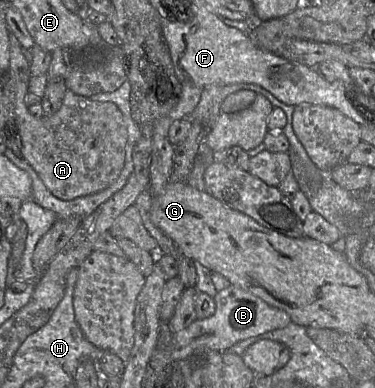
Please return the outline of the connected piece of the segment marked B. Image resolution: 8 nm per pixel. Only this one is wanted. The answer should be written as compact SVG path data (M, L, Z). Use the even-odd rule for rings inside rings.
M235 287L221 292L217 310L213 317L196 320L186 329L175 333L171 358L173 360L184 360L196 350L225 352L240 341L284 329L290 323L291 319L284 311L271 306L264 299L246 289Z

